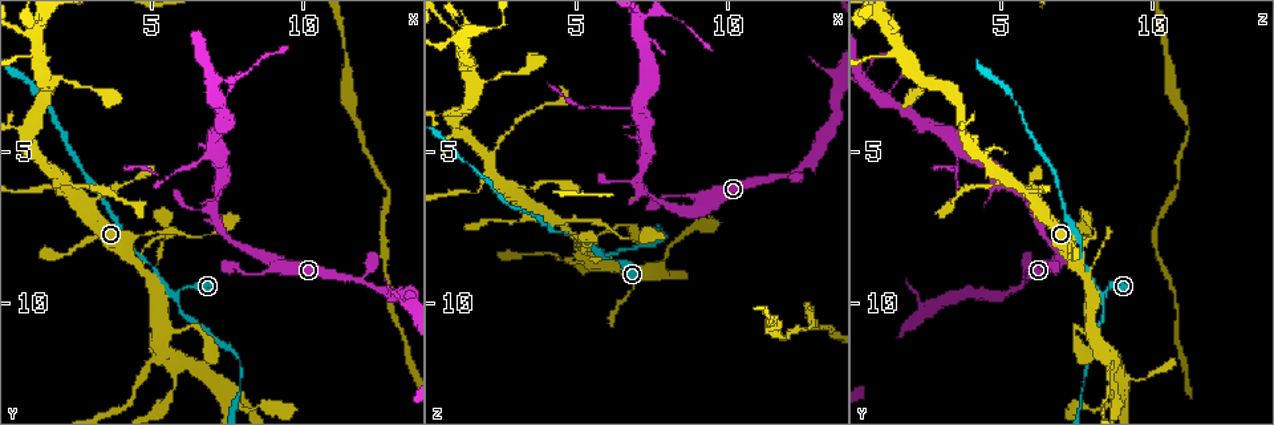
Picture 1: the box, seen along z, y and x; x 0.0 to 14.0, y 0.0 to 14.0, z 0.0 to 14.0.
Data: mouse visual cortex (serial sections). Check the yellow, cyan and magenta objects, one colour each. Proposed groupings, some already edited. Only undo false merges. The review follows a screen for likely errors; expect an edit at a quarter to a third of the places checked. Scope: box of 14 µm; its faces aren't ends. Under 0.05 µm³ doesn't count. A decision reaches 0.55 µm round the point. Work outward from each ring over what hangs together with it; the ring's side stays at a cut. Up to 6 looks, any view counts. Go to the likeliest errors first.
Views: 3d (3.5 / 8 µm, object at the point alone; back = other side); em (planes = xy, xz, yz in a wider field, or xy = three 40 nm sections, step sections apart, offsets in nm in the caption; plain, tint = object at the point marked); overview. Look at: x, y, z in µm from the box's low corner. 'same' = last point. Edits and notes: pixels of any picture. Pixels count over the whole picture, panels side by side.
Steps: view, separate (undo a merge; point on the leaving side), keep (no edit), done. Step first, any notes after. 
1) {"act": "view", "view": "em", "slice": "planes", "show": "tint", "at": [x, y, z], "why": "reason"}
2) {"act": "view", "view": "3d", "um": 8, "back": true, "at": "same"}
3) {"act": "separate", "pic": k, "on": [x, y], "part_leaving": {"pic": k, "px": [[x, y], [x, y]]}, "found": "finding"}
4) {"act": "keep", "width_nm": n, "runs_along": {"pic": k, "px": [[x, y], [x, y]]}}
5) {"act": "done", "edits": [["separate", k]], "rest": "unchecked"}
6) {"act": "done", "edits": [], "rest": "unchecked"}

{"act": "view", "view": "3d", "um": 3.5, "at": [5.8, 9.6, 8.4]}

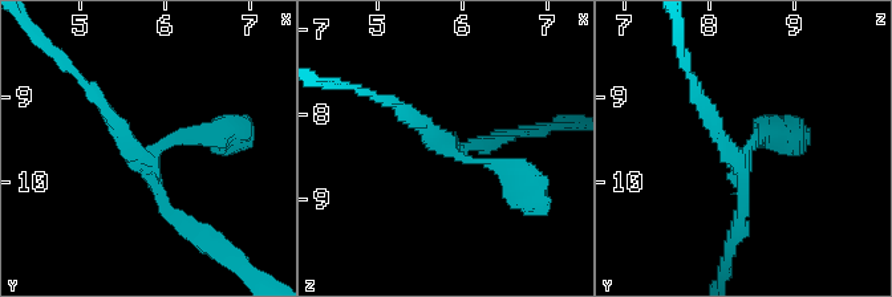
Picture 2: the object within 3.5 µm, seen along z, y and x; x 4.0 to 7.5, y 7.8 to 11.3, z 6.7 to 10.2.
{"act": "view", "view": "em", "slice": "planes", "show": "tint", "at": [5.80, 9.70, 8.35], "arms": 3, "arm_widths_nm": [150, 200, 250], "why": "now the EM"}

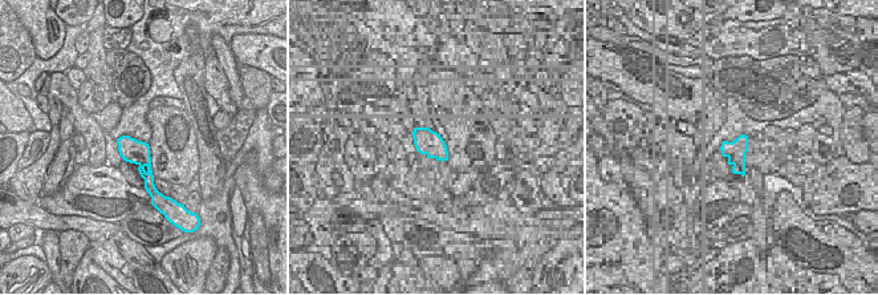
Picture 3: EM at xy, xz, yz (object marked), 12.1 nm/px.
{"act": "keep", "runs_along": {"pic": 2, "px": [[518, 177], [461, 159], [396, 106]]}, "found": "all the same cell"}

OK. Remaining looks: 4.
{"act": "view", "view": "3d", "um": 8, "at": [2.0, 6.3, 5.9], "why": "sharp bend"}

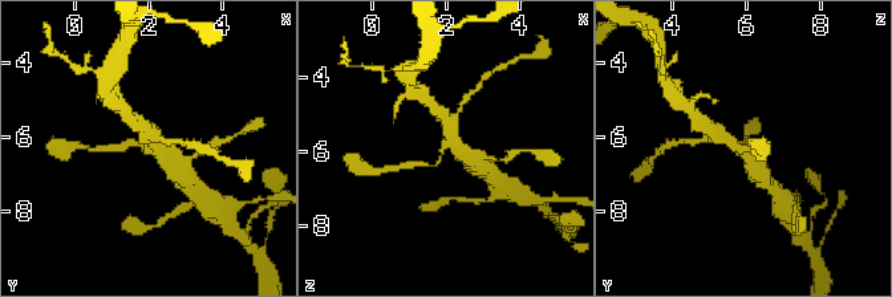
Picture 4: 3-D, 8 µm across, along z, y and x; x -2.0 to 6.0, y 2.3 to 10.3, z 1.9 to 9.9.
{"act": "view", "view": "3d", "um": 3.5, "at": [2.1, 6.3, 5.8], "why": "zoom in"}

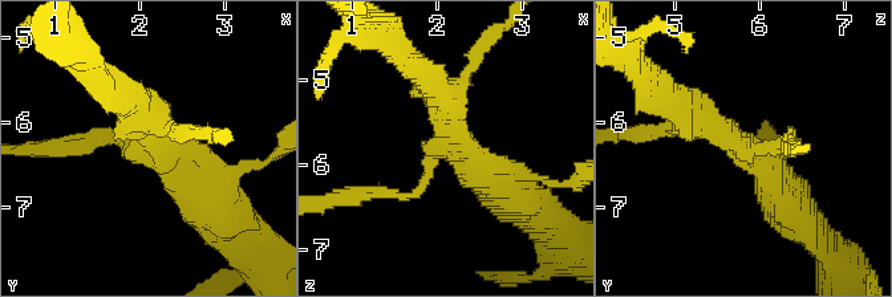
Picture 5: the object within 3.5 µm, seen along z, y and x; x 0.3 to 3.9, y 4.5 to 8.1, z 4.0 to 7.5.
{"act": "view", "view": "em", "slice": "xy", "step": 3, "show": "tint", "at": [2.00, 6.35, 5.90]}

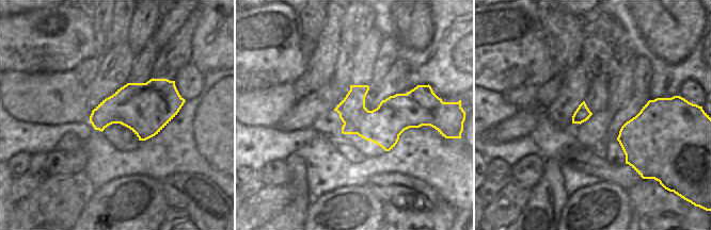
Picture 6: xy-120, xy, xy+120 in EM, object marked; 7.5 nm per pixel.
{"act": "keep", "width_nm": 280, "runs_along": {"pic": 5, "px": [[498, 180], [441, 150], [408, 198], [376, 194]]}, "found": "all the same cell"}

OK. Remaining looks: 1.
{"act": "done", "edits": [], "rest": "unchecked"}

